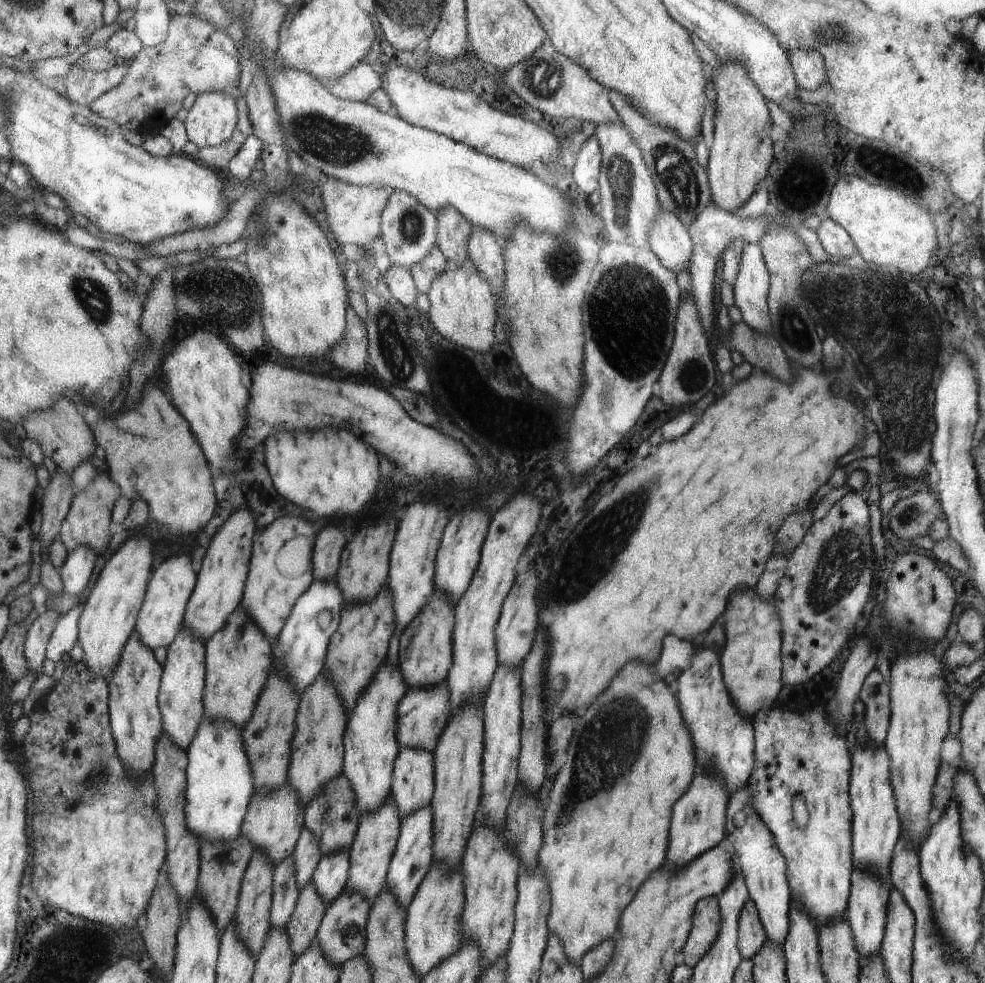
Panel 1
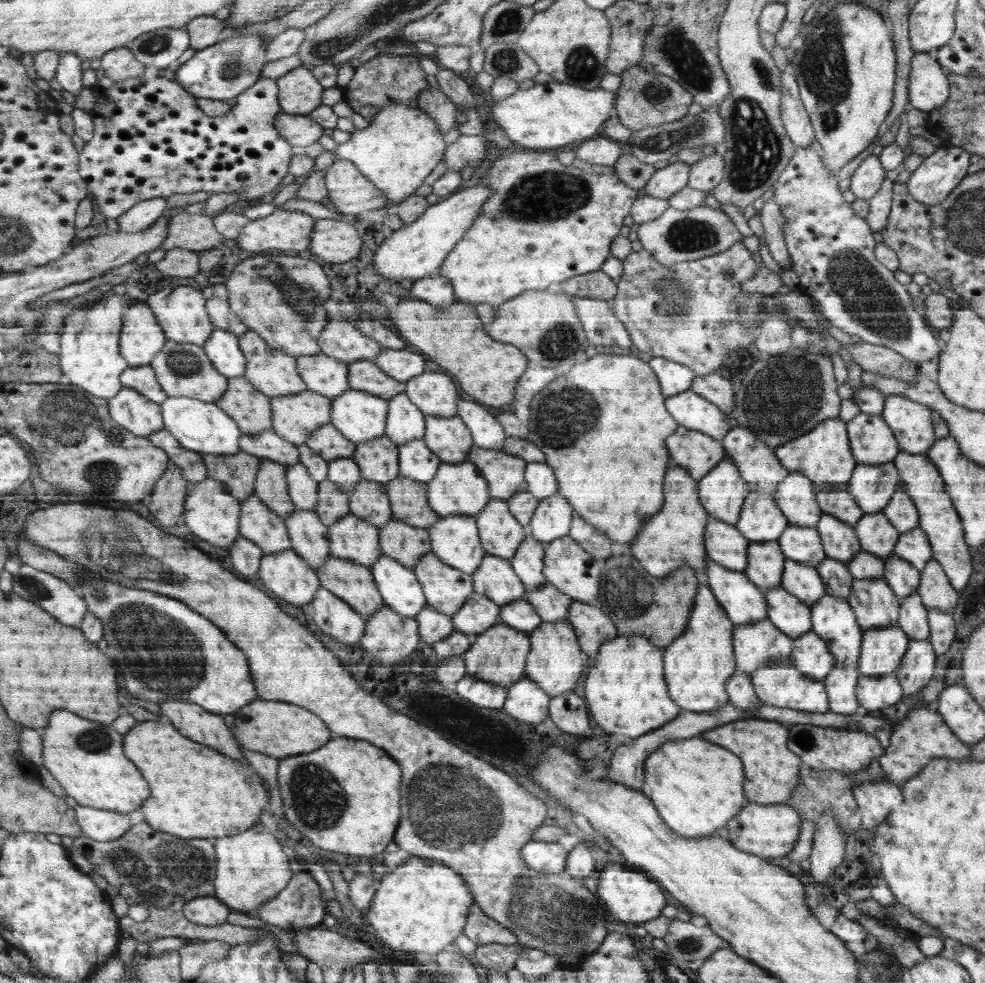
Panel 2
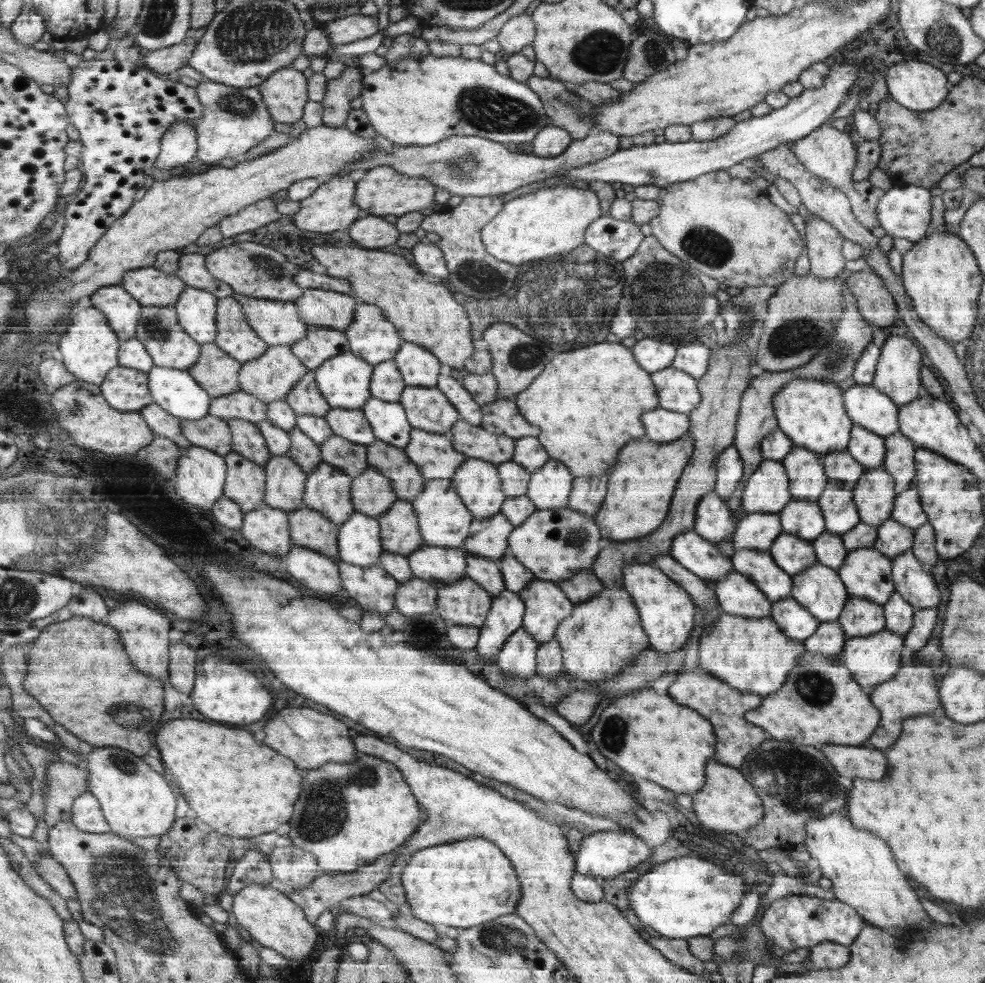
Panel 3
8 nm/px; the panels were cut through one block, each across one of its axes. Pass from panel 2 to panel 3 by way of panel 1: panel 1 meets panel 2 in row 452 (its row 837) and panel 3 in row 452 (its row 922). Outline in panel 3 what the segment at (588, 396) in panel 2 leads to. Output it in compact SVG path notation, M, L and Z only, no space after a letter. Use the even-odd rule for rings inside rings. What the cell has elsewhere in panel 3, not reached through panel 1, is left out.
M600 342L596 346L558 354L540 378L535 378L526 390L516 395L515 404L520 415L540 427L537 439L546 452L552 459L563 462L575 478L602 474L616 464L616 456L624 444L640 436L646 437L646 427L642 426L640 416L659 409L659 393L651 374L639 365L632 350L622 344Z

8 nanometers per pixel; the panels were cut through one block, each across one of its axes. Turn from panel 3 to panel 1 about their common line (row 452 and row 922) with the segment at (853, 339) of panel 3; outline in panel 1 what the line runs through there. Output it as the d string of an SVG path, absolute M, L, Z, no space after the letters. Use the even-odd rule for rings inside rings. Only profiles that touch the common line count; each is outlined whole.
M752 900L744 905L739 918L739 950L744 959L750 959L759 952L768 941L766 928L759 918L758 908Z

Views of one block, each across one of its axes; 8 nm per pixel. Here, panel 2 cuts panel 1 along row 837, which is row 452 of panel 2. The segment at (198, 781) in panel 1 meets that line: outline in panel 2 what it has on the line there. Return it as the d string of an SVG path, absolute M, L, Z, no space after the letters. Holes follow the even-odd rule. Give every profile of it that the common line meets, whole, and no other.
M170 396L162 406L167 429L171 430L188 450L203 454L236 454L241 451L239 439L244 434L236 419L214 402L186 396Z

